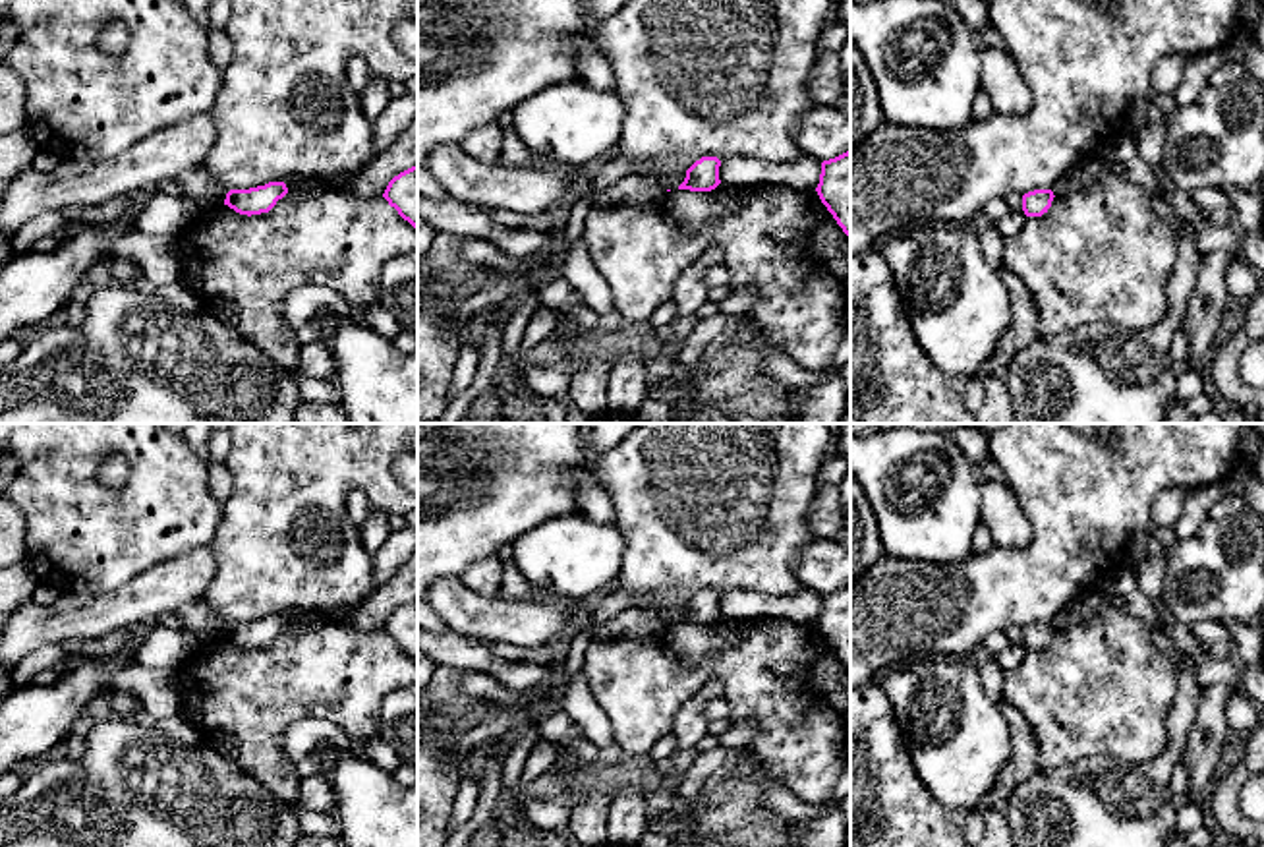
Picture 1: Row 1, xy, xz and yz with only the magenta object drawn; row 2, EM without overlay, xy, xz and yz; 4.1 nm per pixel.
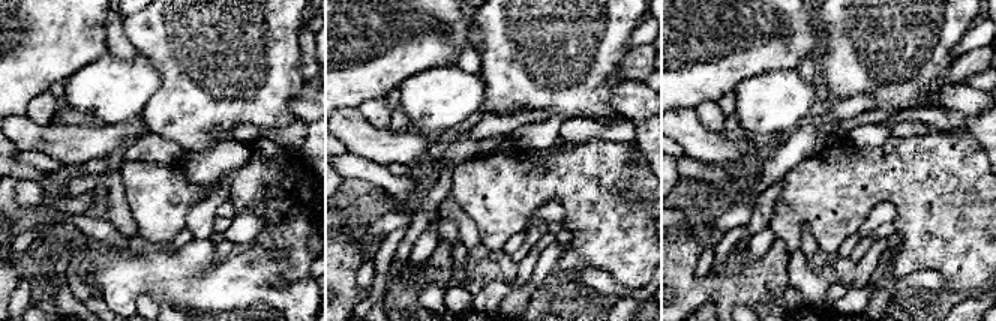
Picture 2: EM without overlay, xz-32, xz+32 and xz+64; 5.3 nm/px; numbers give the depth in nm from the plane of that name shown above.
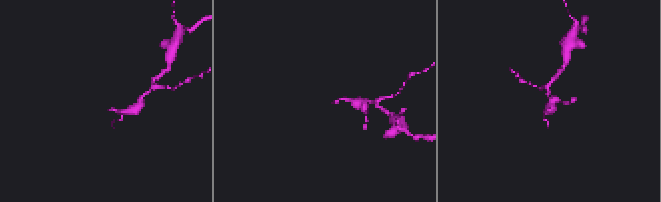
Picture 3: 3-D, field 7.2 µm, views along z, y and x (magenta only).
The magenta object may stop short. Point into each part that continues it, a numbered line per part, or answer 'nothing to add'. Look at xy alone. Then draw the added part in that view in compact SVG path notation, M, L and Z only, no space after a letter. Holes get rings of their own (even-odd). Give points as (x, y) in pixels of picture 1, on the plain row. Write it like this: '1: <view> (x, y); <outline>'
nothing to add

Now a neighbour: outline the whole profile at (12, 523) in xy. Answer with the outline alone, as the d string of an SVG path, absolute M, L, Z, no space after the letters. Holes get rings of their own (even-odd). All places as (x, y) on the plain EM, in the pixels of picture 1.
M0 495L0 569L25 563L25 536L27 520L23 512Z

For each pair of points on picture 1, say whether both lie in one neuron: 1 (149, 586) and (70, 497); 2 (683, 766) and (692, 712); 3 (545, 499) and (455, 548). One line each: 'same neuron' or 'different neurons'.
1: different neurons
2: different neurons
3: same neuron

